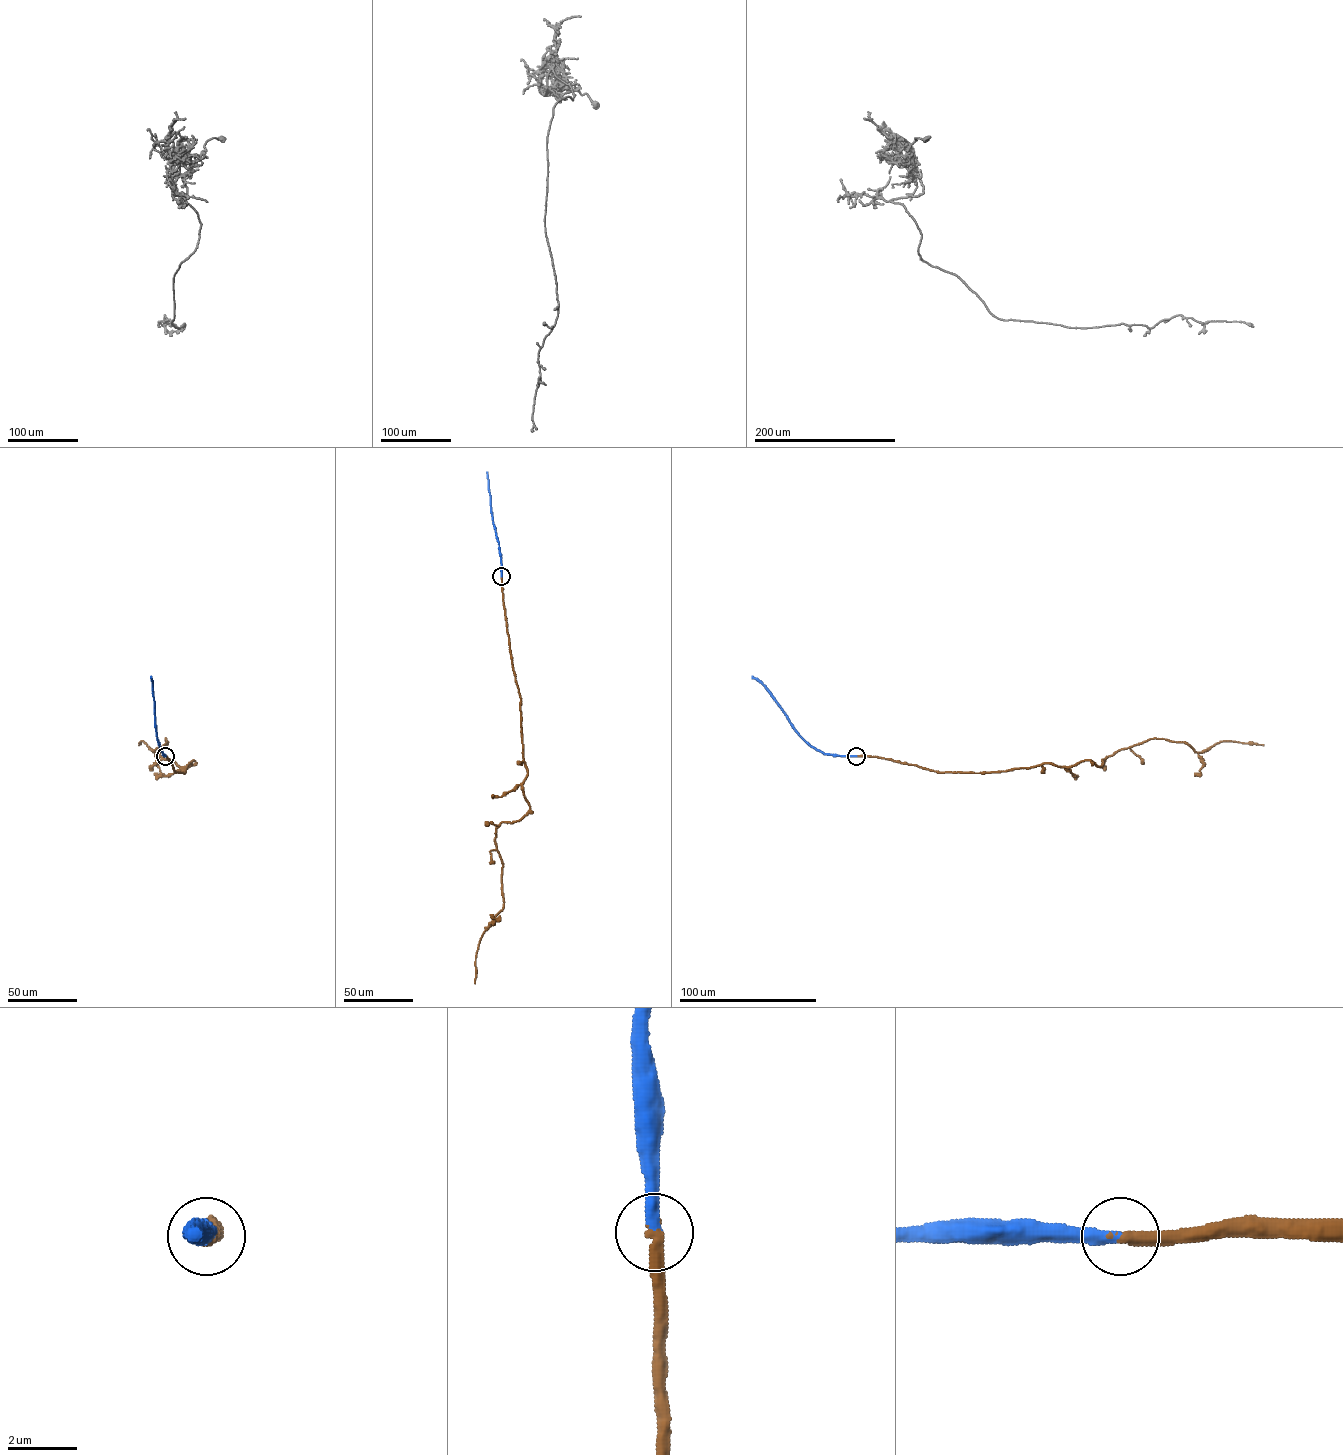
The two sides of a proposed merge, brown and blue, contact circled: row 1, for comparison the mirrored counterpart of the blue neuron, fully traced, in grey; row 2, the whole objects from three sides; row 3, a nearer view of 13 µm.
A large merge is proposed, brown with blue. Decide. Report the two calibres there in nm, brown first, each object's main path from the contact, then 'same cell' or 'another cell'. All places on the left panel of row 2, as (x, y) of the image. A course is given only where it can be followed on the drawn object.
360 nm thick on the brown side, 360 nm on the other; brown runs (165, 756), (176, 772), (193, 760), (179, 766), (160, 756), (166, 739), (159, 752), (138, 745); blue runs (165, 756), (157, 737), (151, 676); same cell

